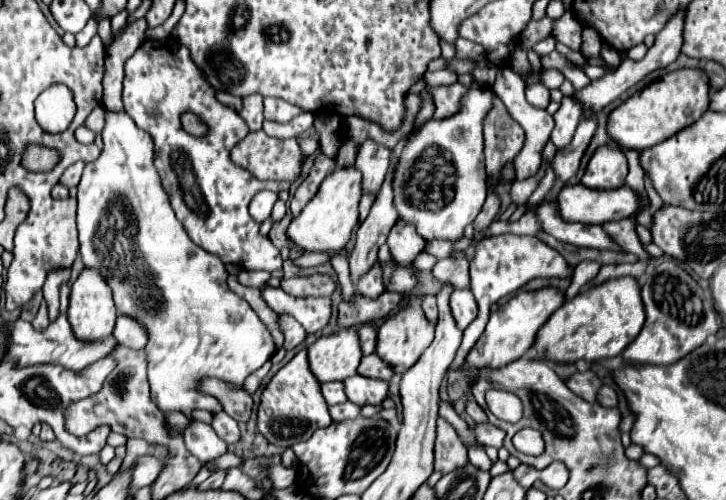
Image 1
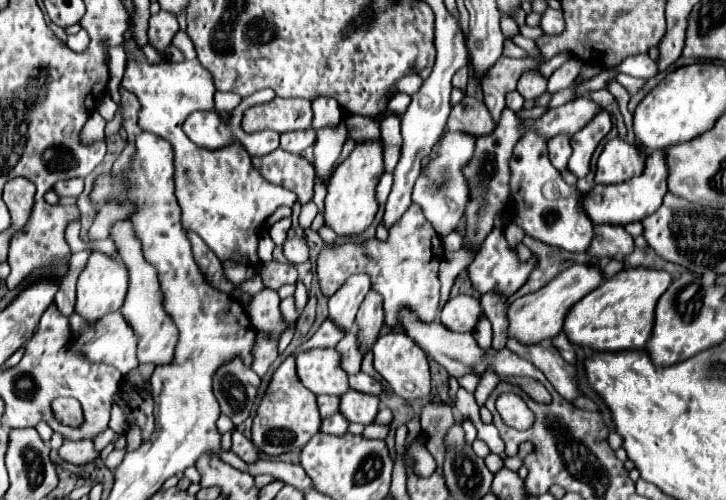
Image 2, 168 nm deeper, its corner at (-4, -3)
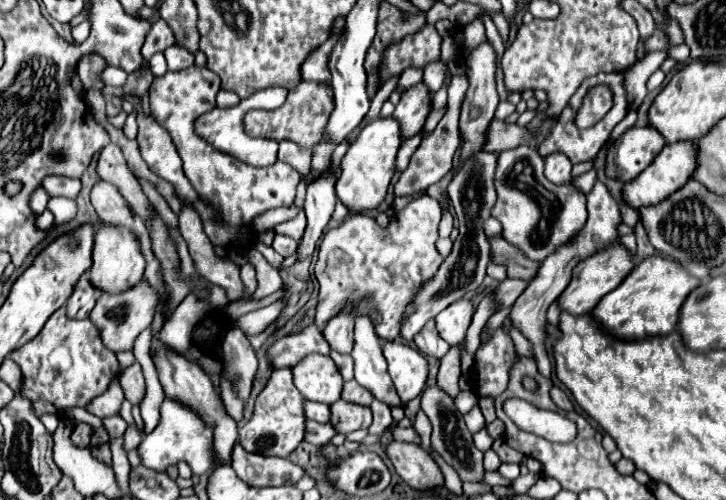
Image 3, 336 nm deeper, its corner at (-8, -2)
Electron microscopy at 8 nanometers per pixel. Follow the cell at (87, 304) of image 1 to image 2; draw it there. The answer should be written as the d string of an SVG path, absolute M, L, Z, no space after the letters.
M92 252L88 258L86 268L82 270L78 278L78 298L76 298L76 314L84 316L86 320L100 320L108 312L114 312L122 306L124 296L128 290L128 270L122 262L116 262L110 256L104 256L100 252Z

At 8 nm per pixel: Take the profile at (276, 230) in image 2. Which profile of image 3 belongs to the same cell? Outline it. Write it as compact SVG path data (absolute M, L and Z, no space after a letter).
M276 235L276 237L274 237L272 247L274 247L274 249L276 249L276 251L282 255L282 257L290 257L290 255L296 251L298 243L296 243L294 239L286 237L286 235Z

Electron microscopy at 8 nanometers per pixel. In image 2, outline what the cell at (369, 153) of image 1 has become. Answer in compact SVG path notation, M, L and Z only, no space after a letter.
M388 116L384 124L380 124L380 140L382 140L382 150L384 150L384 168L386 172L392 172L400 158L400 146L402 146L398 116Z

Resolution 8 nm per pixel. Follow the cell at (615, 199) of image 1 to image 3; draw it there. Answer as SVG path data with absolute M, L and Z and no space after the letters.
M698 141L668 143L646 171L642 171L634 181L624 185L624 201L634 209L660 203L662 199L666 199L668 195L672 195L692 179L696 171L696 159L698 159Z

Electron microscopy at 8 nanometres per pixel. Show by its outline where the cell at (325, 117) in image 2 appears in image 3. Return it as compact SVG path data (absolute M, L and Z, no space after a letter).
M330 37L324 45L320 45L312 55L308 55L308 61L302 67L302 79L304 81L316 81L316 83L330 83L330 69L328 69L328 55L334 47L338 37Z

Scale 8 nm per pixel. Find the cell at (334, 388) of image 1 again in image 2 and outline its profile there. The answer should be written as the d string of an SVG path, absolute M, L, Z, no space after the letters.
M318 396L318 408L320 408L320 416L328 418L340 410L340 398L338 396Z

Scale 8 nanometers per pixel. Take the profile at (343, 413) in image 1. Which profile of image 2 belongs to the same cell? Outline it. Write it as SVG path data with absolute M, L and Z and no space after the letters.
M340 412L322 420L322 432L328 432L328 434L344 434L348 430L348 426L350 426L348 420L344 420L344 416L340 416Z

